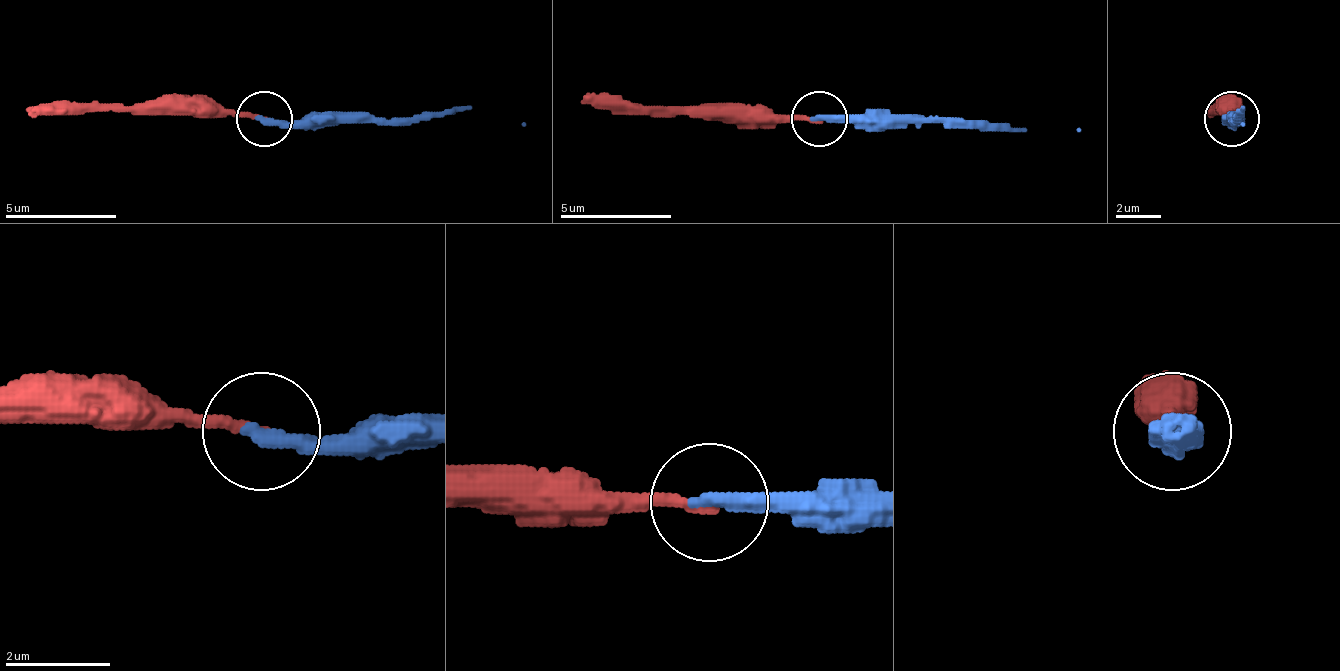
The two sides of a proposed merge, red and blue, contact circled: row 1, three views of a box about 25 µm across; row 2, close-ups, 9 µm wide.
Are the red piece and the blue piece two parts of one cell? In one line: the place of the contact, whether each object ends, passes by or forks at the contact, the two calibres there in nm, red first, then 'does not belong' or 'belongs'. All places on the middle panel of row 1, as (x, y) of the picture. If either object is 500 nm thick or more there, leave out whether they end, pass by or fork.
(819, 118) | red ends | blue ends | 200/340 nm | belongs

